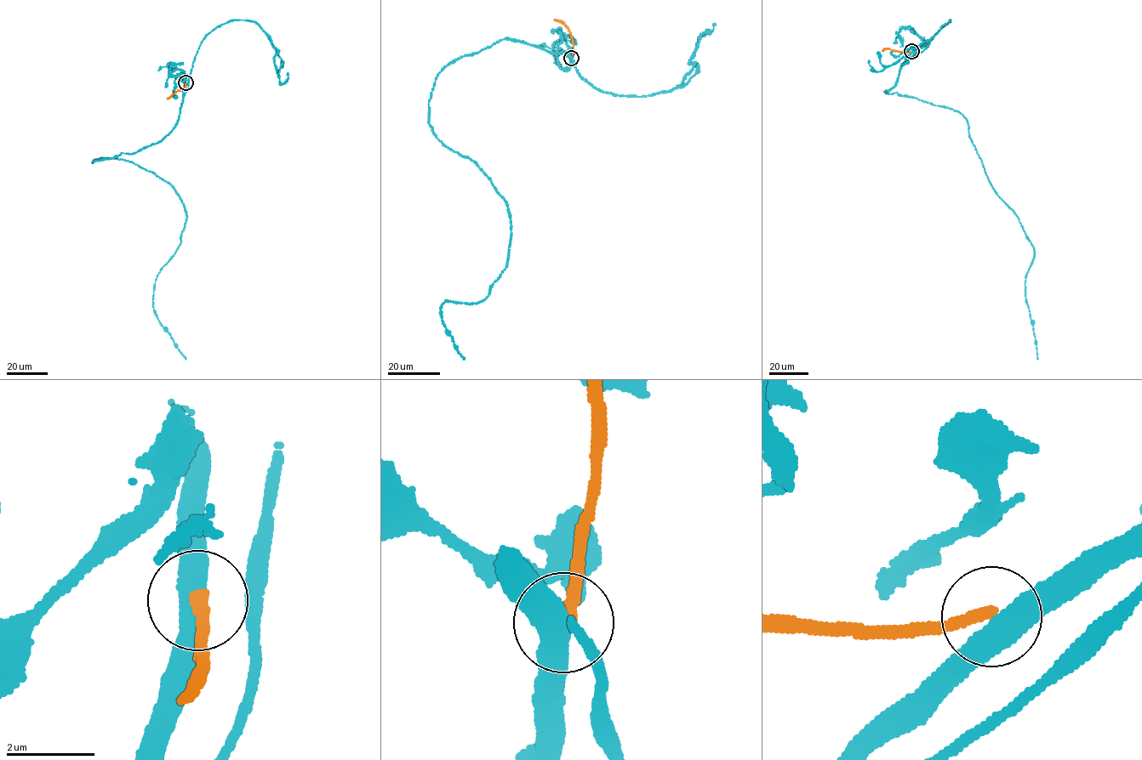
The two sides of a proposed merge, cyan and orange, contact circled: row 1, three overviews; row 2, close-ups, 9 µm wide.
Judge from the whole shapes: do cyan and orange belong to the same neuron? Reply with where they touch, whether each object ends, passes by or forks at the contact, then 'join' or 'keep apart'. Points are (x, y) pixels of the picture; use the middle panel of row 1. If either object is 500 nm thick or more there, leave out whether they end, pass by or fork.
place (571, 58); cyan passes by; orange ends; keep apart

